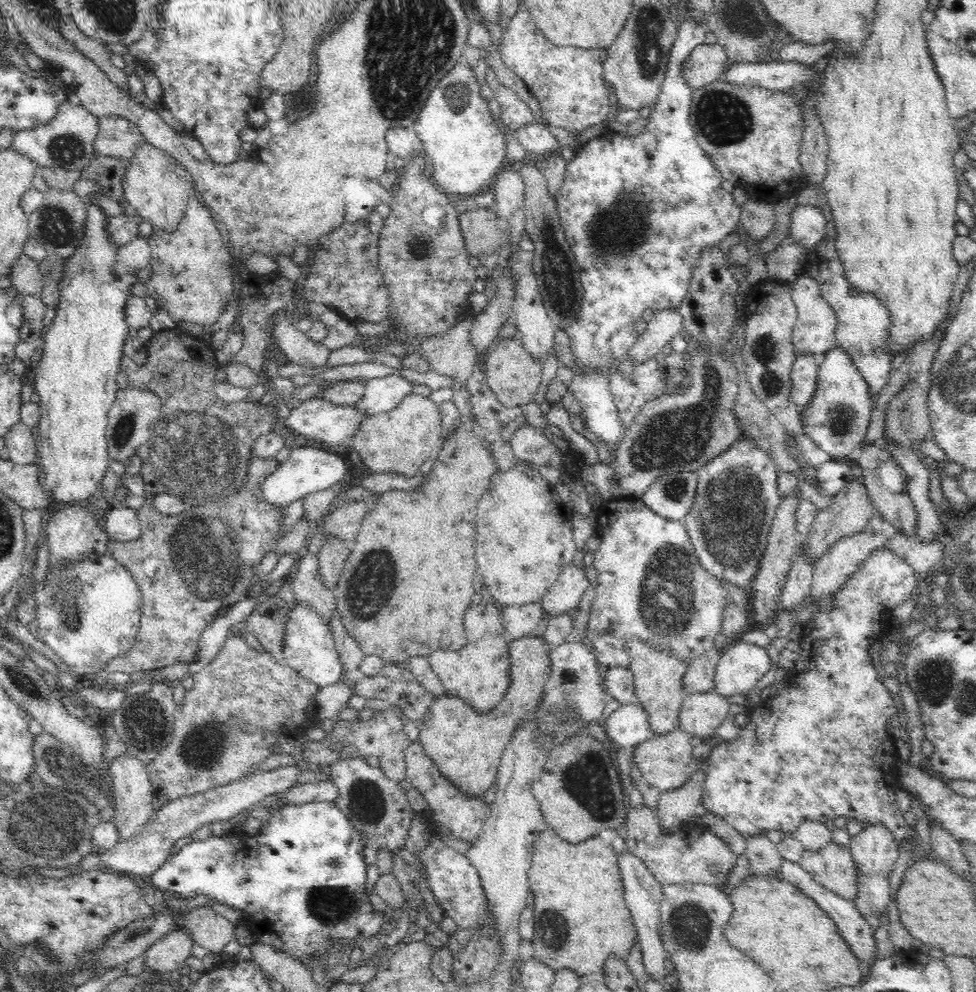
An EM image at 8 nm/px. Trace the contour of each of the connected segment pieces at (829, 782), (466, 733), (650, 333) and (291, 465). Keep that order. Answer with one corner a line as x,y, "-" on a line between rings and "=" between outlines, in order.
878,548
874,550
858,568
856,568
856,574
852,574
847,584
843,588
835,593
830,599
836,601
836,605
828,610
822,610
814,614
810,620
812,626
812,632
808,636
802,636
799,639
801,643
801,653
803,654
803,664
787,675
785,679
785,688
780,691
780,694
774,695
770,698
763,699
762,702
756,704
749,711
748,724
740,730
740,734
733,741
714,740
711,746
711,752
708,754
708,762
706,762
706,776
703,784
703,795
701,807
703,811
712,812
722,818
724,822
728,822
732,828
735,828
743,836
754,836
759,834
763,836
766,834
766,830
780,830
787,834
793,834
795,829
804,822
804,820
815,820
816,822
828,822
842,816
846,821
852,818
856,818
860,822
863,822
864,826
870,826
870,824
881,824
885,826
894,837
897,844
911,844
916,840
916,833
912,826
908,825
904,815
900,811
898,804
896,803
896,791
901,787
900,781
898,781
898,764
896,760
896,750
894,745
895,733
890,733
887,730
887,724
893,716
898,715
898,708
896,708
896,702
892,699
892,695
879,679
879,674
872,663
870,650
876,641
881,641
884,637
888,638
888,634
892,632
897,623
894,620
892,614
896,607
910,599
915,592
918,584
918,574
914,571
914,568
910,566
906,561
900,559
893,552
890,552
887,548
=
524,636
524,638
512,641
509,644
510,686
506,690
506,696
498,702
498,706
490,712
481,714
481,712
473,710
461,698
446,694
435,697
428,710
425,710
425,716
418,722
420,728
418,741
423,746
425,753
434,761
438,770
466,796
484,796
488,792
488,788
494,784
506,744
512,740
512,736
522,720
530,721
535,718
543,699
546,681
551,673
550,648
544,643
542,637
=
677,308
654,311
652,320
643,322
637,341
626,357
639,363
661,357
662,348
676,334
683,334
683,316
=
300,444
300,447
292,449
289,457
265,478
261,486
262,498
272,505
286,508
294,500
342,482
346,472
348,472
348,466
337,453

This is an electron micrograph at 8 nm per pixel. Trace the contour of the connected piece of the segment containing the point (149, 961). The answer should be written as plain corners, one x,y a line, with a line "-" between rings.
183,927
170,931
144,951
145,969
162,973
180,970
185,965
186,958
192,956
193,943

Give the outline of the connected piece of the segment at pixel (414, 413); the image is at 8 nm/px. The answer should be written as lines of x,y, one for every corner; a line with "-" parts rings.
420,394
406,396
400,406
388,412
370,415
352,436
354,450
370,472
398,472
404,476
416,476
420,466
428,461
430,454
442,444
443,424
439,404

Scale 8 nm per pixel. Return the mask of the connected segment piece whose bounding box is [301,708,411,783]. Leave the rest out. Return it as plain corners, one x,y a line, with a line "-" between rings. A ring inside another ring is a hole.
390,708
375,711
370,720
338,721
326,740
308,742
307,746
302,748
302,756
306,762
312,762
313,767
317,767
328,766
340,758
376,756
380,762
379,767
388,778
397,783
406,779
405,751
411,742
404,731
405,722
400,713

